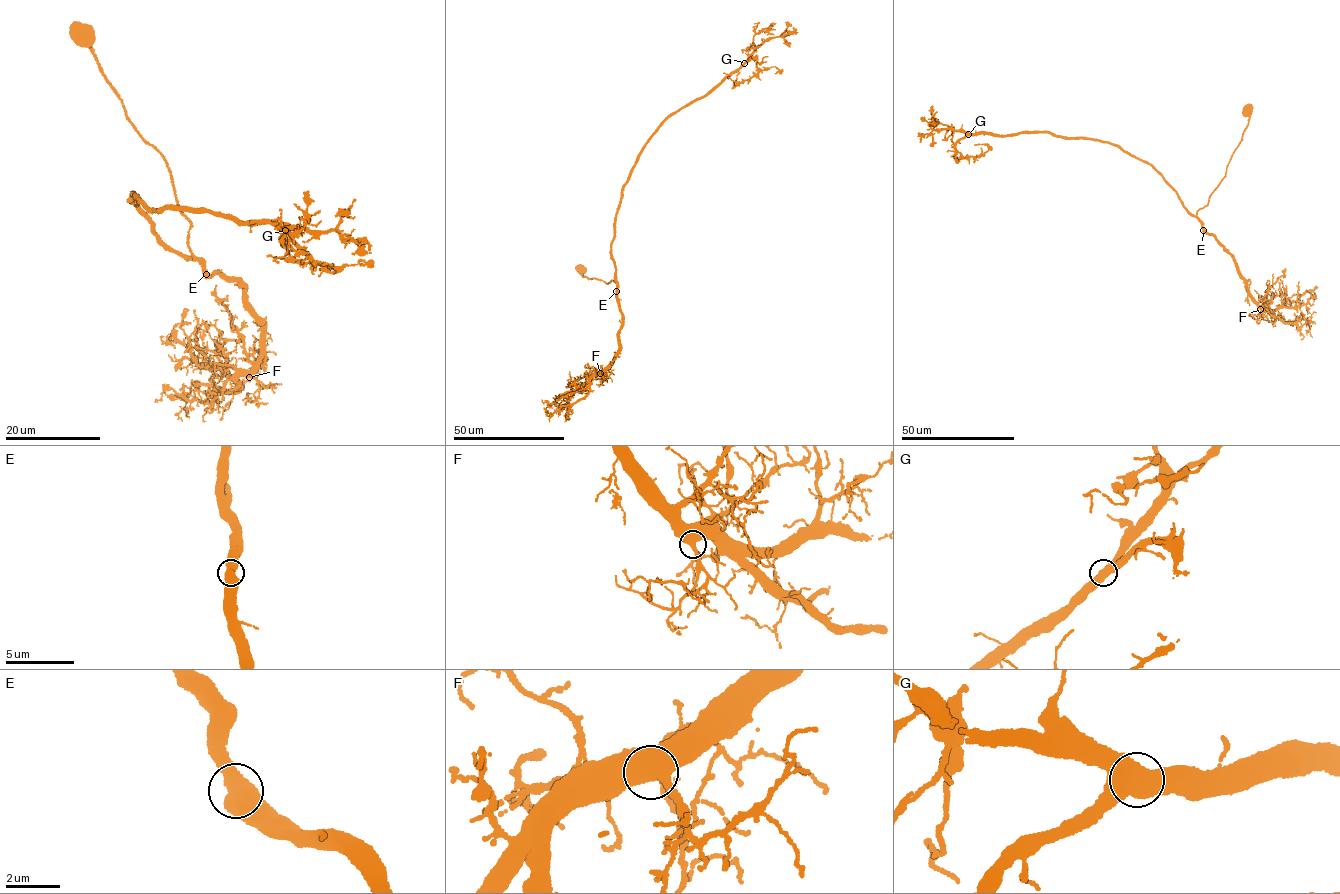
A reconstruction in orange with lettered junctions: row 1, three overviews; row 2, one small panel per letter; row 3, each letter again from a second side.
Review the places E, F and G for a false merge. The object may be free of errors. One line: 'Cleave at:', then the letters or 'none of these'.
Cleave at: none of these

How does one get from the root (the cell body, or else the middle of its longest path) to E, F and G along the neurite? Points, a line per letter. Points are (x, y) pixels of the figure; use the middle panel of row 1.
E: (582, 269), (583, 277), (601, 280), (606, 284), (612, 280), (616, 282), (616, 276), (617, 291)
F: (582, 269), (583, 277), (606, 284), (616, 282), (616, 276), (622, 318), (618, 346), (614, 359), (600, 373)
G: (582, 269), (589, 279), (616, 282), (611, 249), (617, 206), (642, 147), (670, 116), (705, 97), (744, 63)

